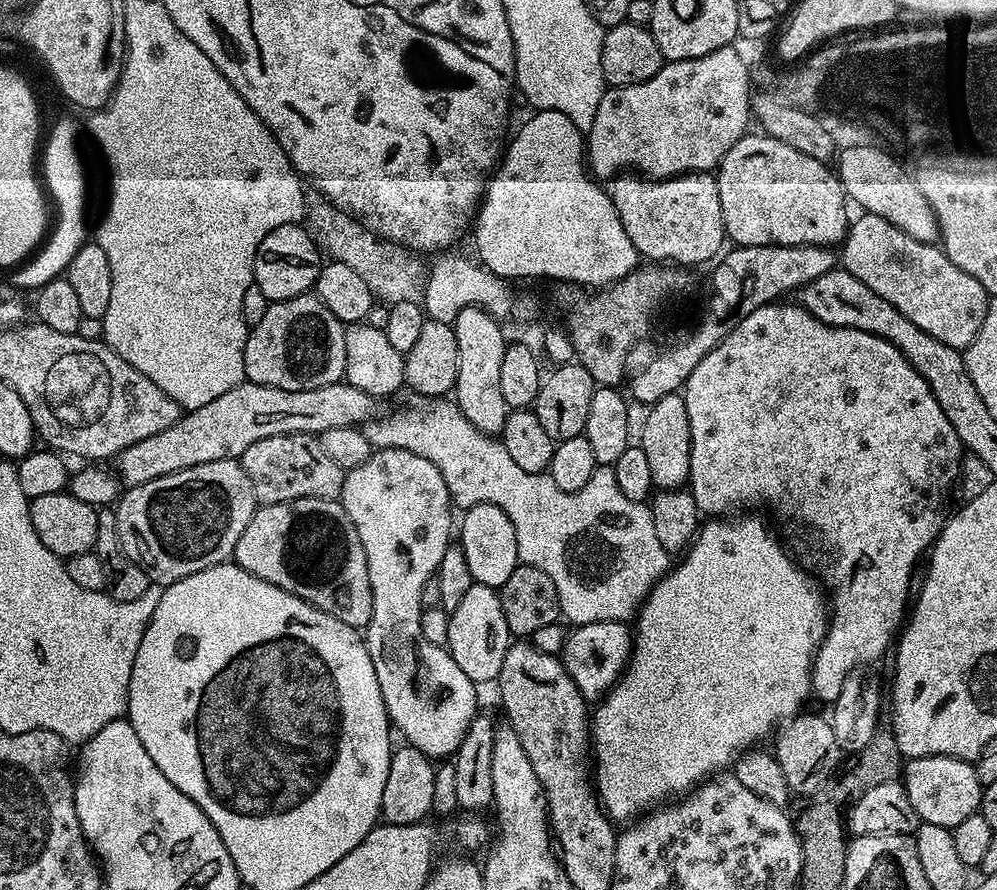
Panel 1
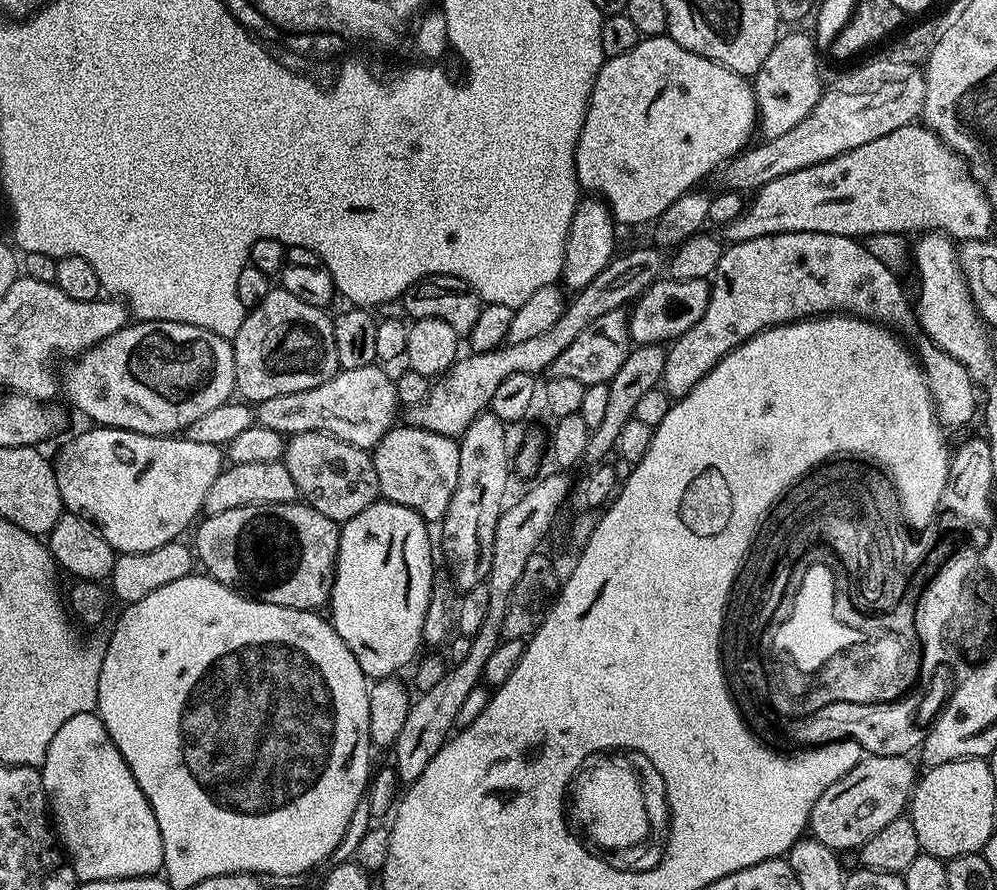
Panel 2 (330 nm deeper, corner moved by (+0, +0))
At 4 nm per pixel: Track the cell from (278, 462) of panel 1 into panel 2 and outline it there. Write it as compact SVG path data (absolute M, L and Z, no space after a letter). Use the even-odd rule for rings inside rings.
M303 432L287 437L282 463L290 470L290 478L294 478L299 499L331 520L343 522L354 518L354 514L362 514L366 506L381 499L371 451L329 432Z

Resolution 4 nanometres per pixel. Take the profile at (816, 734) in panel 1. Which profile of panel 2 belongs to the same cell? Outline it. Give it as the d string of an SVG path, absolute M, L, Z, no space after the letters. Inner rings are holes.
M868 754L858 766L854 766L854 770L850 770L850 774L826 786L822 798L814 802L814 810L808 819L808 828L814 839L830 846L837 854L845 854L851 848L852 851L858 850L870 842L886 822L894 822L894 818L905 815L918 779L918 771L910 761L908 756Z

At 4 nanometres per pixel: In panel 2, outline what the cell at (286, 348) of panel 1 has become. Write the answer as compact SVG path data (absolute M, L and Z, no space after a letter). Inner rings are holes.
M272 287L258 307L241 319L238 334L231 337L236 392L245 401L259 402L278 398L278 394L314 390L314 386L330 382L341 367L334 347L333 317L328 314L323 308L302 302L302 298L294 298L284 288Z

